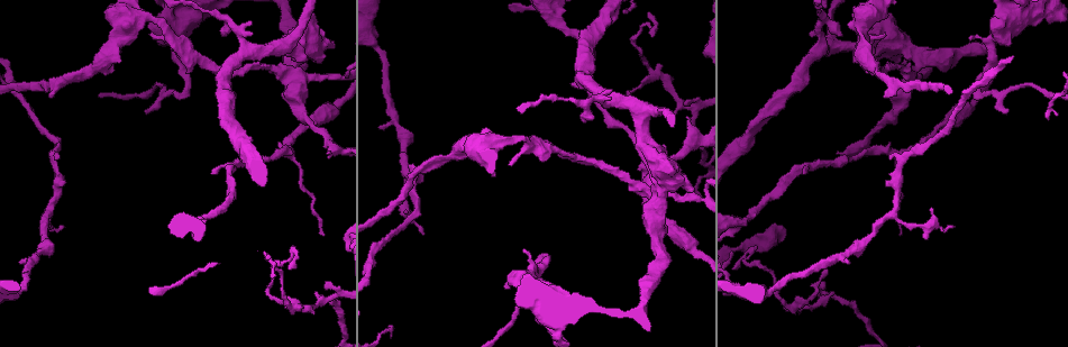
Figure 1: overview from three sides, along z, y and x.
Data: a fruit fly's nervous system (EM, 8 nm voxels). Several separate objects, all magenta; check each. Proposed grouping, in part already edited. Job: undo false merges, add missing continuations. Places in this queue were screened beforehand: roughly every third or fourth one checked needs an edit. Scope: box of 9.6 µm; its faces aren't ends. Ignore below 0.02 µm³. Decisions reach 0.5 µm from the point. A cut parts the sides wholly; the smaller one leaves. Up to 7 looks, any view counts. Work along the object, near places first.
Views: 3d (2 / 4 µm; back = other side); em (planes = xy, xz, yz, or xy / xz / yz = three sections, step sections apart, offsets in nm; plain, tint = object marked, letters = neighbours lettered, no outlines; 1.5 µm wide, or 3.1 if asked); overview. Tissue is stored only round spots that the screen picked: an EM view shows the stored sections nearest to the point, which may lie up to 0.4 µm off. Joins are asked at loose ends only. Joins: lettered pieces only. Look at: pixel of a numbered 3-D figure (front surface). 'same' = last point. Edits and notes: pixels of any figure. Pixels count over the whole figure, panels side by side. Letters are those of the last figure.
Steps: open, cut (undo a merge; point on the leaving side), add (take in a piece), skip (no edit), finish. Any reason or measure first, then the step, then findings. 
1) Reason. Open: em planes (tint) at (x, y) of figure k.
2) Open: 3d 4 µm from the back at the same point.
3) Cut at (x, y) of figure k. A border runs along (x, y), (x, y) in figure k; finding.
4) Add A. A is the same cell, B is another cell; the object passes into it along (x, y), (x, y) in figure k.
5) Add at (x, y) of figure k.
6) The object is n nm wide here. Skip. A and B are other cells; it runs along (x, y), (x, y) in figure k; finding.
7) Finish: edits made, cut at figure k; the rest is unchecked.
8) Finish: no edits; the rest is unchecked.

Sudden change in width. Open: em yz step 4 (letters) at (640, 110) of figure 1.

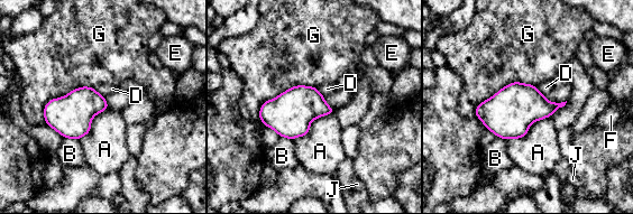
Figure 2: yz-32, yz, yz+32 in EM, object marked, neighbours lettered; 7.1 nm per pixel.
Another direction. Open: em planes (letters) at the same point.

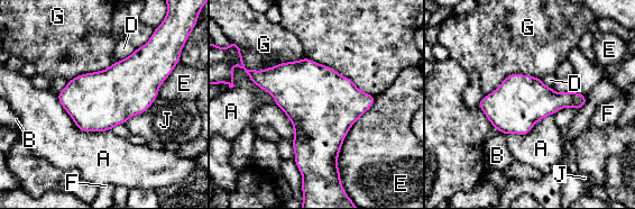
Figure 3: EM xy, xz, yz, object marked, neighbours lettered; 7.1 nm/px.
The longest contact is with E, 600 nm. Skip. A, B, D, E, F, G and J are other cells; one cell here.

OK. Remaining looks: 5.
An open end. Open: 3d 4 µm at (333, 48) of figure 1.

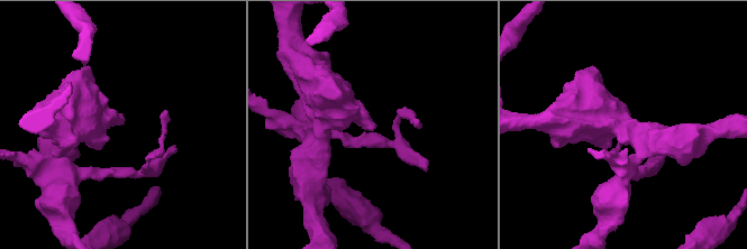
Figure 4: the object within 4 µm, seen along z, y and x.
Open: em planes (tint) at (374, 125) of figure 4.

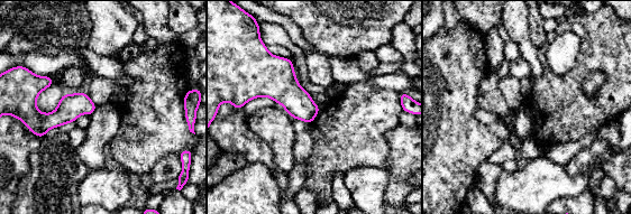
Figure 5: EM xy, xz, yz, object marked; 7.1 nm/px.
See the neighbours. Open: em planes (letters) at the same point.

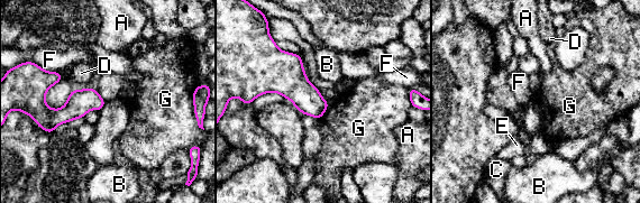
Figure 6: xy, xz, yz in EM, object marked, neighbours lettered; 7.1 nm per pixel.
Skip. A, B, C, D, E, F and G are other cells; a border runs along (329, 104), (319, 119) in figure 6; none of them fits.

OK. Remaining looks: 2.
Tapers out. Open: 3d 4 µm at (651, 35) of figure 1.

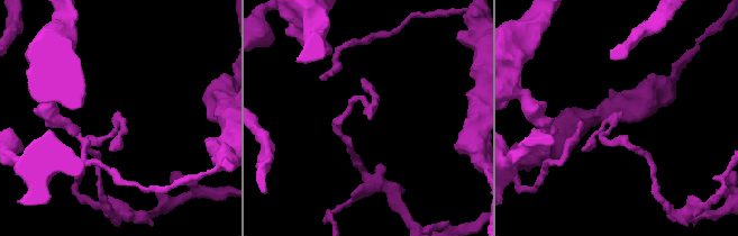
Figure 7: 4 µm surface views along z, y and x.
Shape alone is not enough. Open: em yz step 4 (letters) at (118, 116) of figure 7.

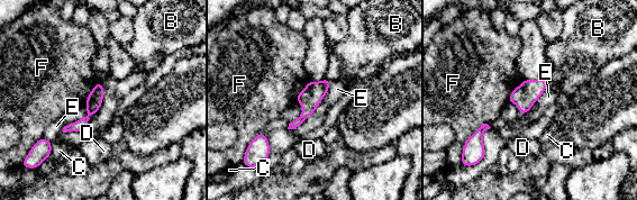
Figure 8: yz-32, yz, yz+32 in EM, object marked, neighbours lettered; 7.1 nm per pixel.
Skip. B, C, D, E and F are other cells; none of them fits.

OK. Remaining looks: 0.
Finish: no edits; the rest is unchecked.

